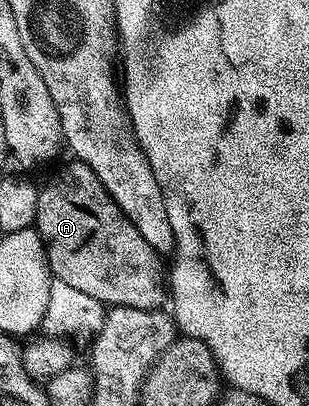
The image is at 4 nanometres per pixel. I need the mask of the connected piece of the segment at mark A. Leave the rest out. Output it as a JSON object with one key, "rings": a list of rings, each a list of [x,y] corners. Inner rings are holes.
{"rings":[[[70,160],[70,163],[68,163],[67,166],[64,167],[63,170],[60,171],[59,174],[56,175],[55,178],[52,179],[51,182],[47,184],[46,187],[42,186],[41,189],[39,189],[39,191],[38,191],[38,216],[37,216],[36,229],[38,231],[39,236],[42,237],[43,244],[46,248],[47,262],[50,265],[50,271],[53,274],[53,277],[55,279],[57,279],[57,281],[63,282],[64,284],[69,284],[70,287],[76,288],[80,292],[86,293],[88,296],[92,296],[92,300],[96,300],[97,302],[103,303],[107,307],[110,307],[110,308],[115,307],[115,306],[127,306],[128,308],[136,308],[136,309],[144,309],[144,310],[162,310],[163,307],[165,307],[167,305],[167,302],[168,302],[168,278],[167,278],[167,275],[164,273],[164,268],[163,268],[163,272],[162,272],[163,259],[152,248],[152,244],[148,244],[148,240],[144,240],[144,236],[140,236],[140,232],[136,232],[136,228],[132,224],[132,220],[128,220],[128,216],[126,215],[126,213],[124,213],[124,211],[121,210],[116,205],[116,203],[112,200],[112,196],[104,188],[104,184],[96,176],[96,172],[88,165],[87,162],[79,162],[77,160]],[[138,293],[142,293],[142,294],[147,293],[146,298],[138,299],[138,298],[133,298],[133,296],[130,295],[130,294],[138,294]]]}

